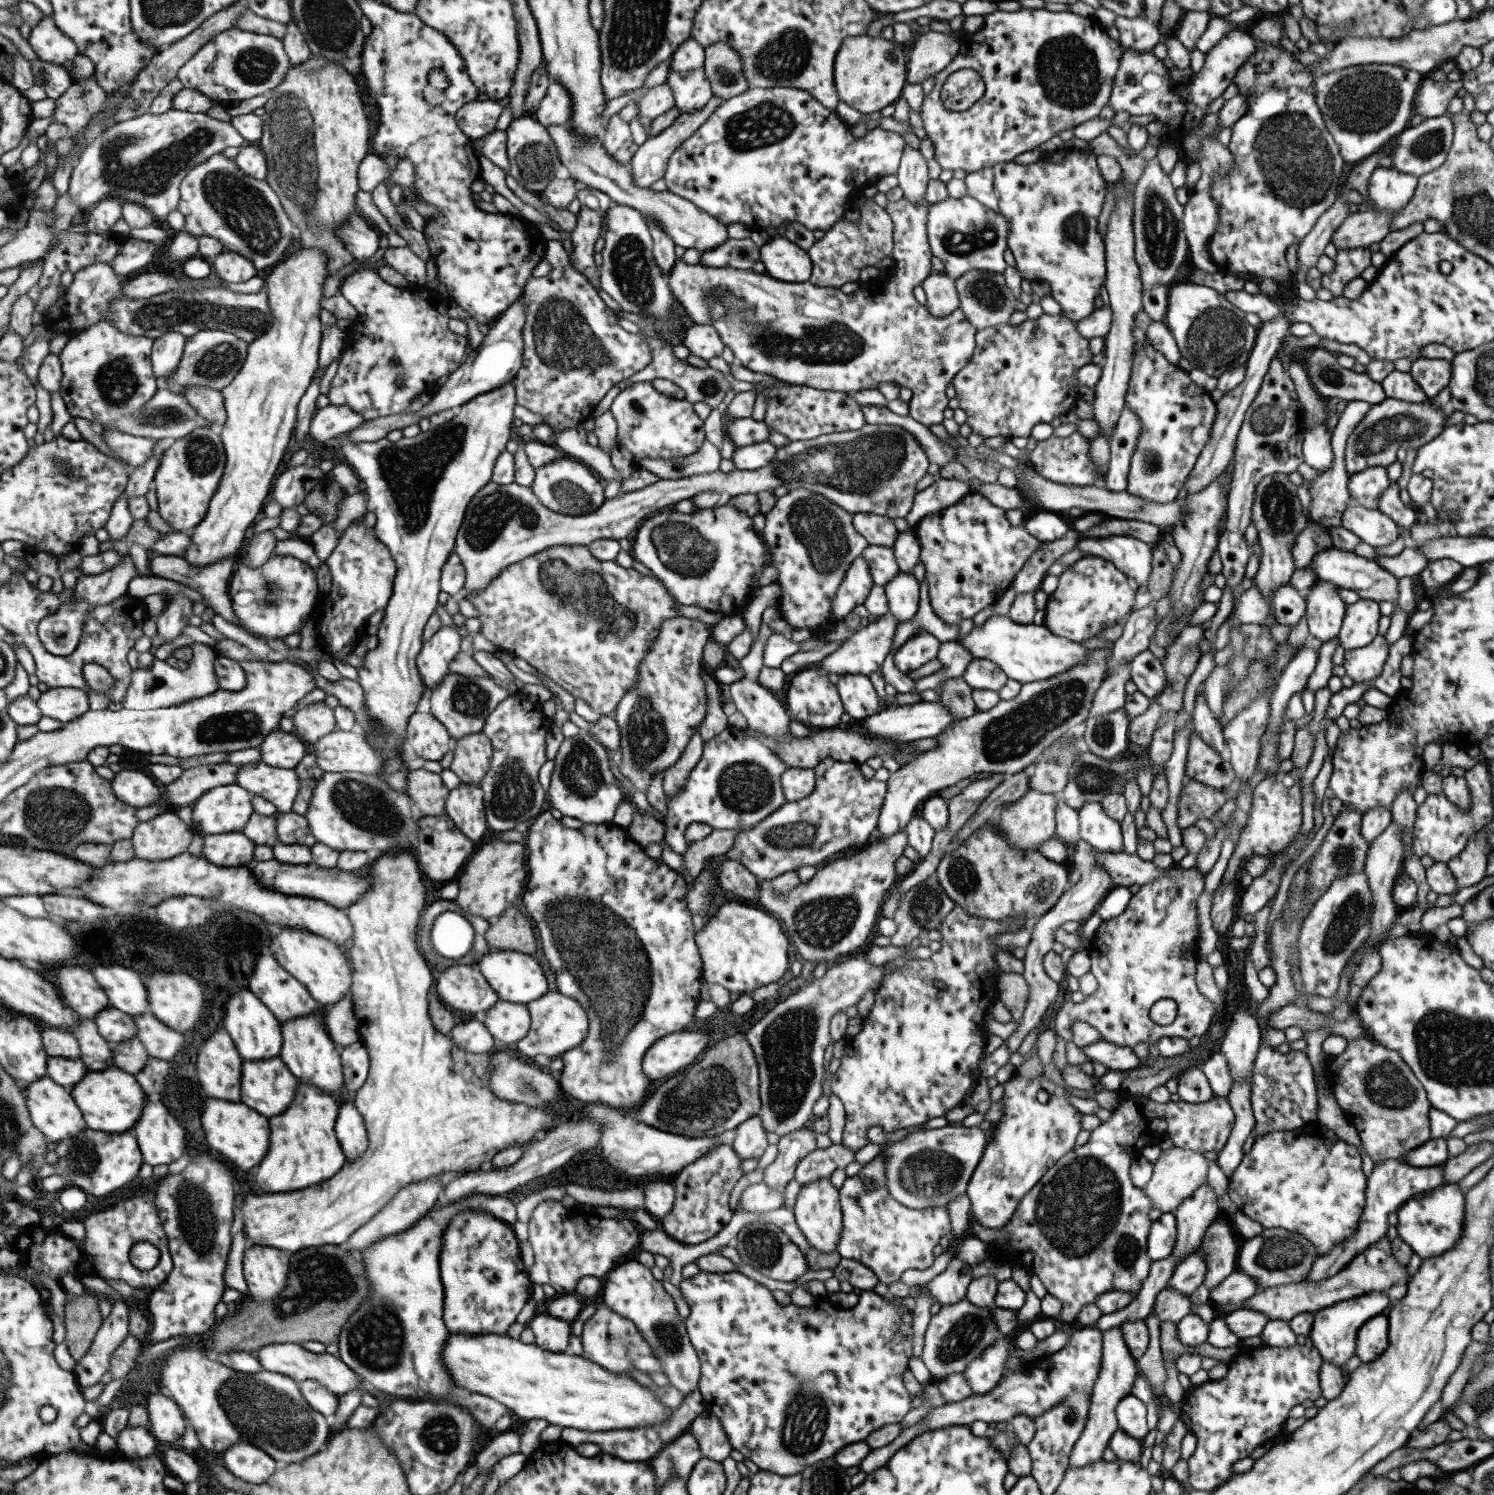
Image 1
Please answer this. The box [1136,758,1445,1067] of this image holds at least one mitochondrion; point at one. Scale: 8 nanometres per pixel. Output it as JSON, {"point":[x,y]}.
{"point":[1349,916]}

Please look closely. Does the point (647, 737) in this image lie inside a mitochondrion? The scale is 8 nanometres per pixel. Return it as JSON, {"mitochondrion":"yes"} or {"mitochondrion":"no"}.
{"mitochondrion":"yes"}

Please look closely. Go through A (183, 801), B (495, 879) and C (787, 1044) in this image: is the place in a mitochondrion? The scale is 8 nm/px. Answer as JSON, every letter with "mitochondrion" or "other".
{"A":"other","B":"other","C":"mitochondrion"}

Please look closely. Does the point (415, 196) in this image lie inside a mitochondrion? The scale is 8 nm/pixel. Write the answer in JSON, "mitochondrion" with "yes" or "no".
{"mitochondrion":"no"}

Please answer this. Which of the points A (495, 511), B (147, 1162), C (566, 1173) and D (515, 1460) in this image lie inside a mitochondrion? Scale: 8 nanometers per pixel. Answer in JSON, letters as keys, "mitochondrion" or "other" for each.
{"A":"mitochondrion","B":"other","C":"other","D":"other"}

